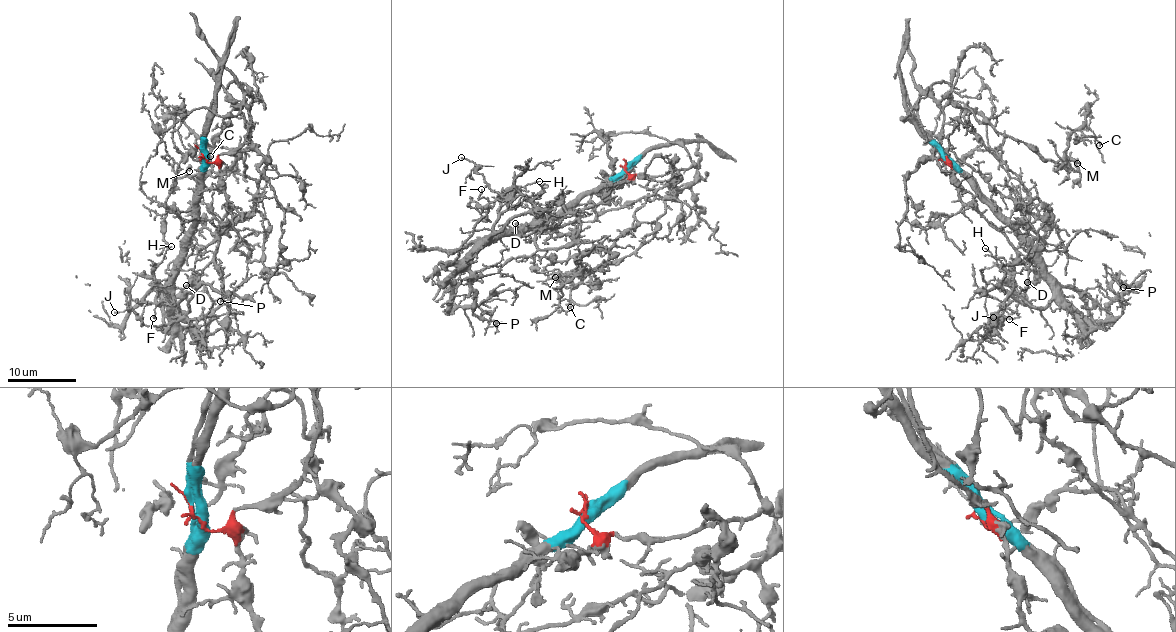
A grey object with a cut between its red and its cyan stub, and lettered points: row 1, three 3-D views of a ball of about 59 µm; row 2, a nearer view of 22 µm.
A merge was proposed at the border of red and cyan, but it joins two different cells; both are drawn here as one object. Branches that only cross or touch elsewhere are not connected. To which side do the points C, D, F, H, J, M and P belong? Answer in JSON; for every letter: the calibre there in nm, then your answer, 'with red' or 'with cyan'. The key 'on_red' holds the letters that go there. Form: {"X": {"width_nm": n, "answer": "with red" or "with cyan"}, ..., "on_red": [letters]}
{"C": {"width_nm": 130, "answer": "with red"}, "D": {"width_nm": 240, "answer": "with red"}, "F": {"width_nm": 120, "answer": "with red"}, "H": {"width_nm": 130, "answer": "with cyan"}, "J": {"width_nm": 110, "answer": "with red"}, "M": {"width_nm": 200, "answer": "with red"}, "P": {"width_nm": 90, "answer": "with cyan"}, "on_red": ["C", "D", "F", "J", "M"]}

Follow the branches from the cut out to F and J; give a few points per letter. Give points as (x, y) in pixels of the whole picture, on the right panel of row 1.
F: (944, 157), (962, 201), (1016, 252), (1013, 288), (987, 334), (987, 323), (1014, 300), (1017, 316), (1008, 319)
J: (944, 157), (962, 201), (1016, 252), (1013, 288), (987, 334), (991, 320), (1004, 319), (993, 328), (993, 317)

